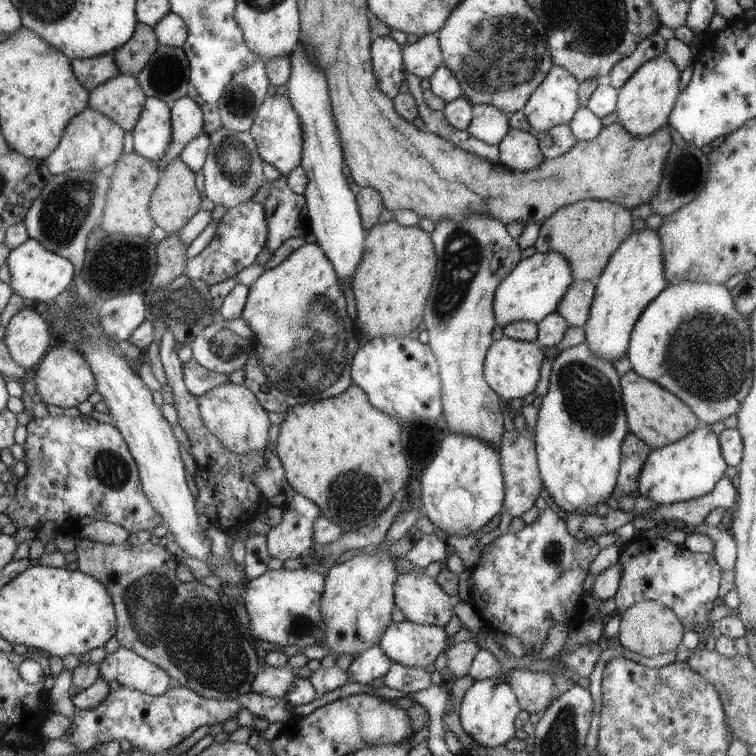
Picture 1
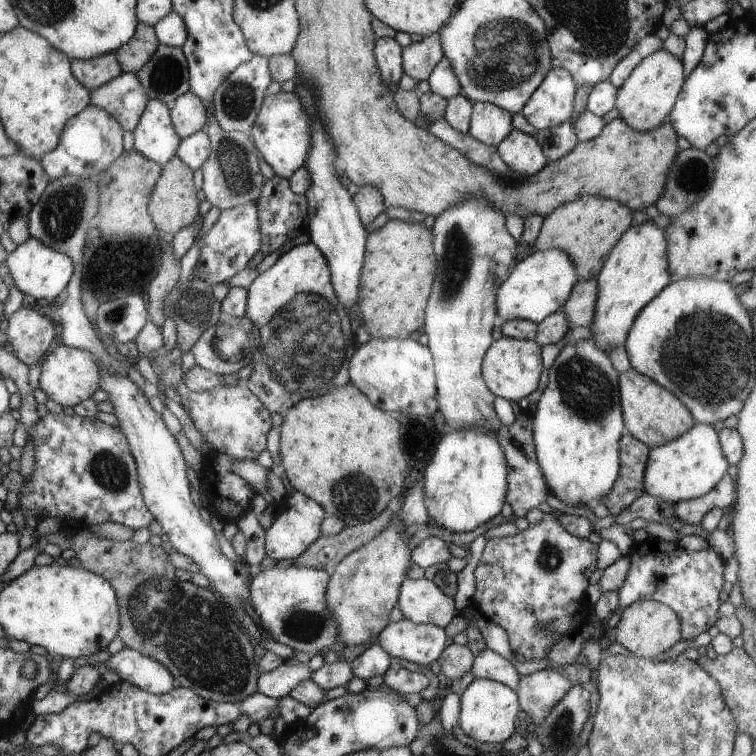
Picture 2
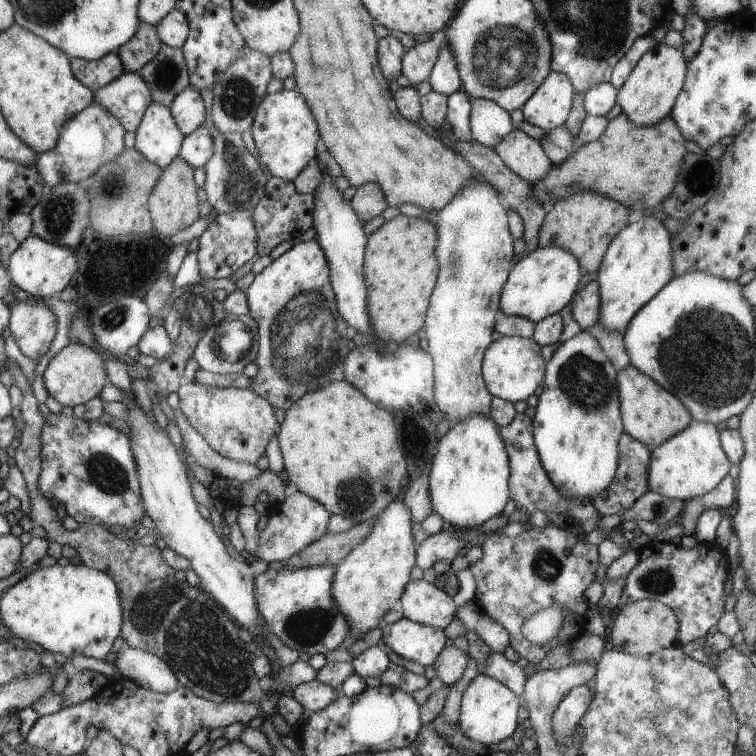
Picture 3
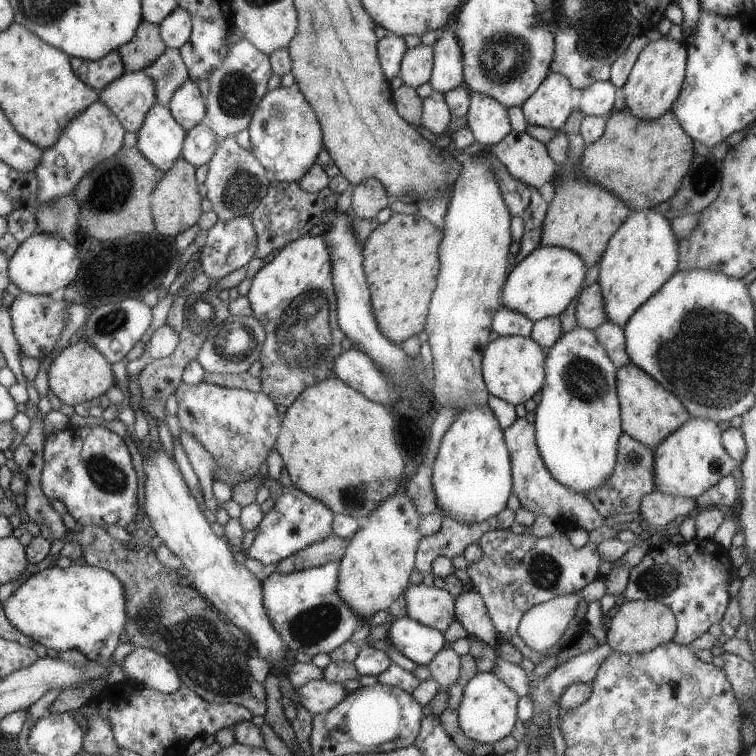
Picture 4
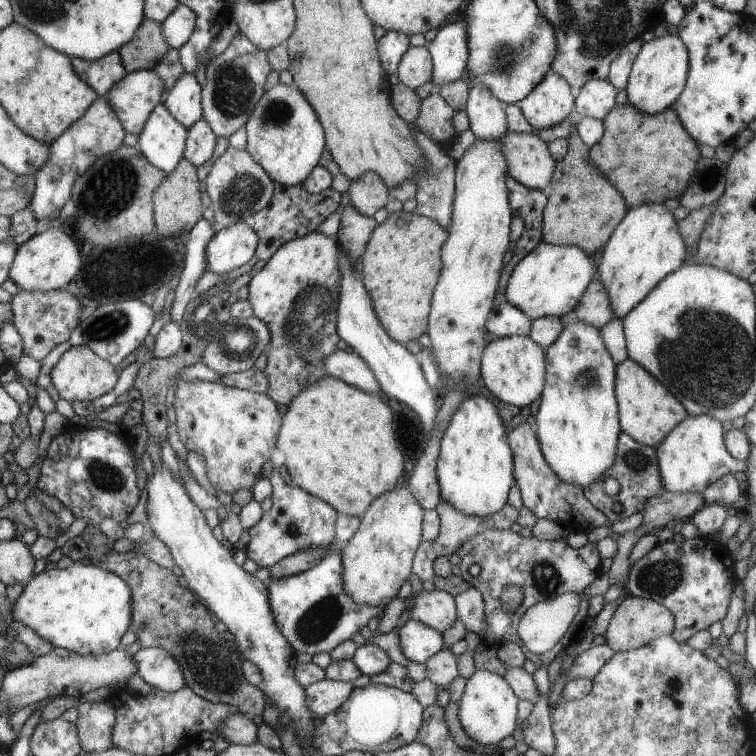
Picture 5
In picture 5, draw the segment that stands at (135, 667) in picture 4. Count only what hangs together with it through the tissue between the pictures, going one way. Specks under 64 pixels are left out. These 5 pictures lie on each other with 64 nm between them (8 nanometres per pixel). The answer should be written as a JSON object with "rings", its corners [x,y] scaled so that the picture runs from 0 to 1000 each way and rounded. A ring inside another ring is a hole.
{"rings":[[[214,854],[187,856],[175,873],[180,878],[180,892],[202,911],[230,917],[247,906],[235,873]]]}

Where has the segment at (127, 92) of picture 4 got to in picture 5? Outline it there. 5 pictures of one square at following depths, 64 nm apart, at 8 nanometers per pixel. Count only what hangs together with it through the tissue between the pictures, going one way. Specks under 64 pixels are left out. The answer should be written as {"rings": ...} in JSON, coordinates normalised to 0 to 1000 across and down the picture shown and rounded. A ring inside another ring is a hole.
{"rings":[[[185,93],[169,97],[163,106],[148,115],[148,119],[140,127],[157,151],[157,159],[163,161],[163,169],[167,169],[169,176],[185,179],[200,149],[216,135],[217,116],[220,116],[217,103],[206,93]]]}

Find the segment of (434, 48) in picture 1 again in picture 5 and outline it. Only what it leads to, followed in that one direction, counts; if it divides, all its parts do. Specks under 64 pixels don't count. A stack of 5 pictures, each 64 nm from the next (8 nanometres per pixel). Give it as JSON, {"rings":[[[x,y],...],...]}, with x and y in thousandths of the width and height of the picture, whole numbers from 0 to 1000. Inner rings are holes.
{"rings":[[[565,60],[544,62],[528,86],[526,104],[534,114],[550,120],[570,108],[574,95],[574,81]]]}

